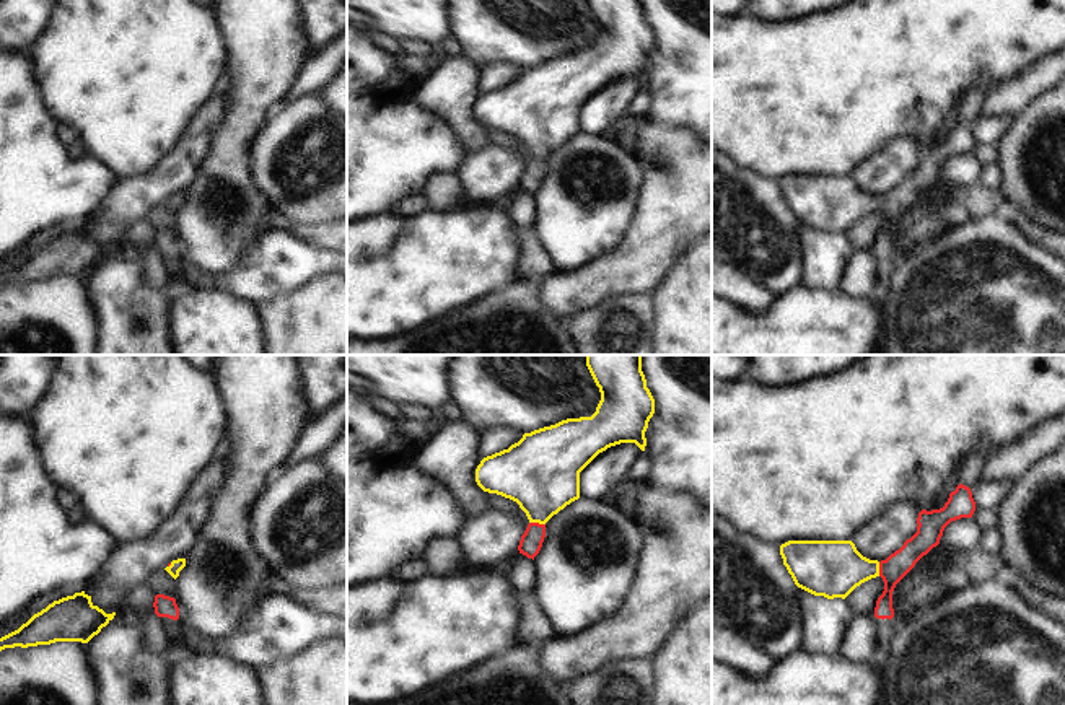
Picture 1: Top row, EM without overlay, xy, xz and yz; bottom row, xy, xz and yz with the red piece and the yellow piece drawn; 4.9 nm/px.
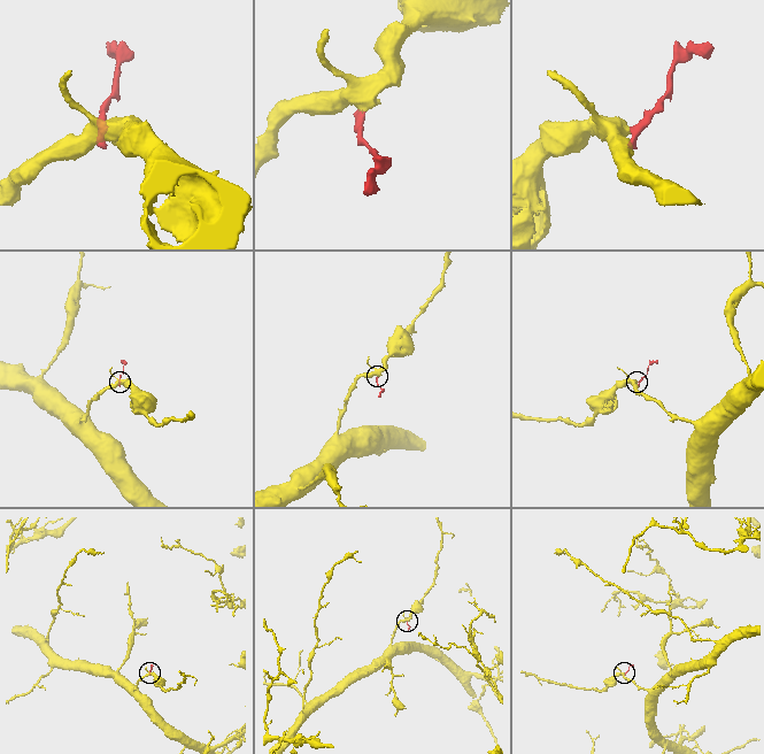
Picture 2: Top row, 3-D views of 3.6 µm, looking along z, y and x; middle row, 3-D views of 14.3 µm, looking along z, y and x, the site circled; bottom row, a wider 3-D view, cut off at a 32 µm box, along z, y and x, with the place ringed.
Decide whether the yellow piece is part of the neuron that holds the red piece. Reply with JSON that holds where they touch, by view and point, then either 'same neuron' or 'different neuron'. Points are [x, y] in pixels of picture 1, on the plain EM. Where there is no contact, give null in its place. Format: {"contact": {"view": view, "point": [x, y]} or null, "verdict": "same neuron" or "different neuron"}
{"contact": {"view": "xz", "point": [538, 158]}, "verdict": "same neuron"}

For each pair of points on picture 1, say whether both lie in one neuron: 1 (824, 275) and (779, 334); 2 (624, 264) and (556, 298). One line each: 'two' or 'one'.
1: two
2: one

